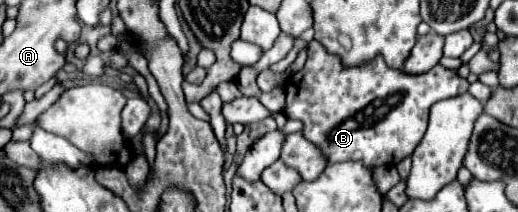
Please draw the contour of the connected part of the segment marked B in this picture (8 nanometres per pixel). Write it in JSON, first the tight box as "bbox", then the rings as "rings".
{"bbox":[283,40,469,166],"rings":[[[315,40],[309,44],[307,54],[309,56],[303,70],[291,74],[285,80],[287,104],[283,108],[283,114],[287,118],[297,118],[303,122],[303,136],[327,156],[327,164],[359,160],[365,166],[371,166],[389,164],[389,158],[405,158],[405,154],[409,156],[427,130],[429,108],[435,102],[463,94],[469,88],[469,82],[465,78],[459,78],[455,70],[447,70],[441,64],[433,66],[425,74],[407,74],[403,70],[393,70],[383,62],[381,56],[375,56],[363,66],[343,66],[339,56],[329,54]]]}

